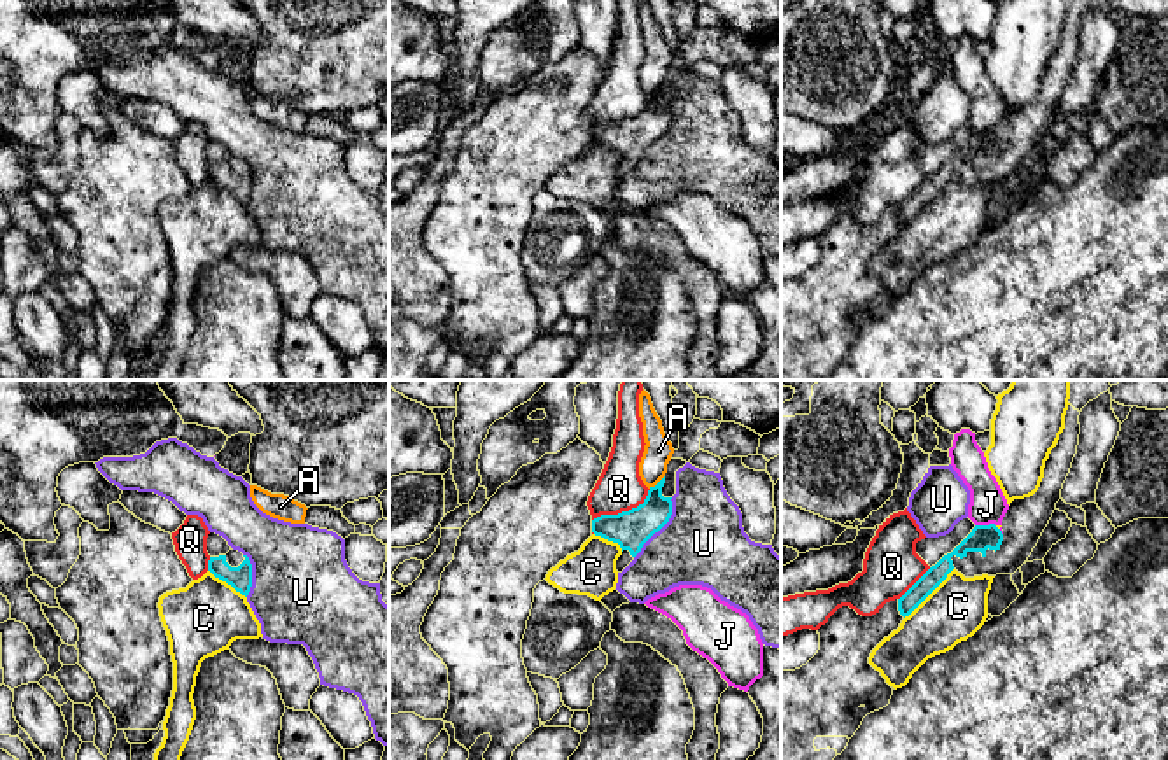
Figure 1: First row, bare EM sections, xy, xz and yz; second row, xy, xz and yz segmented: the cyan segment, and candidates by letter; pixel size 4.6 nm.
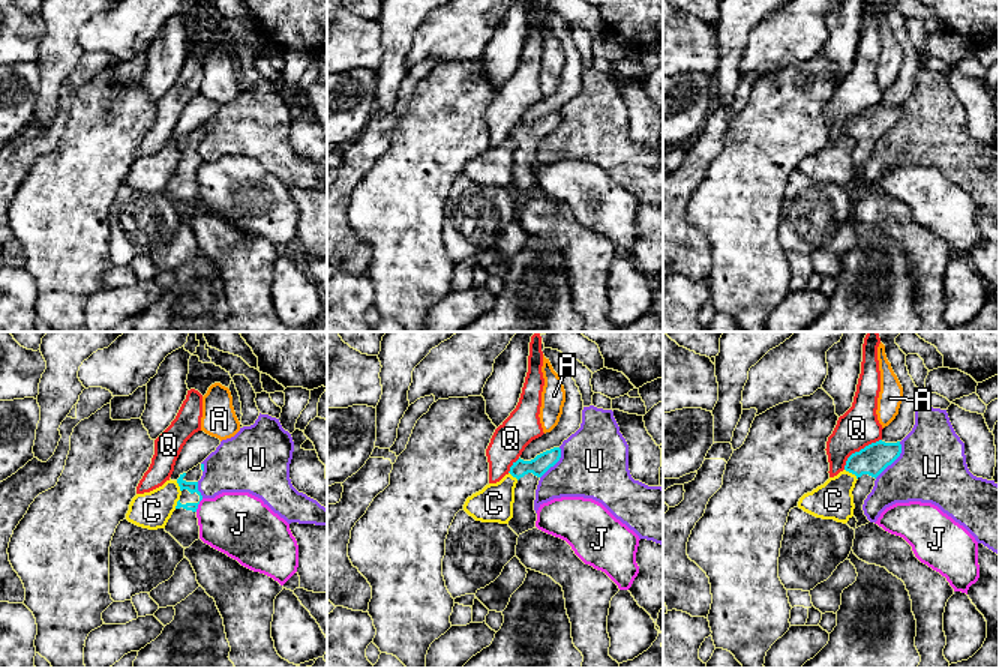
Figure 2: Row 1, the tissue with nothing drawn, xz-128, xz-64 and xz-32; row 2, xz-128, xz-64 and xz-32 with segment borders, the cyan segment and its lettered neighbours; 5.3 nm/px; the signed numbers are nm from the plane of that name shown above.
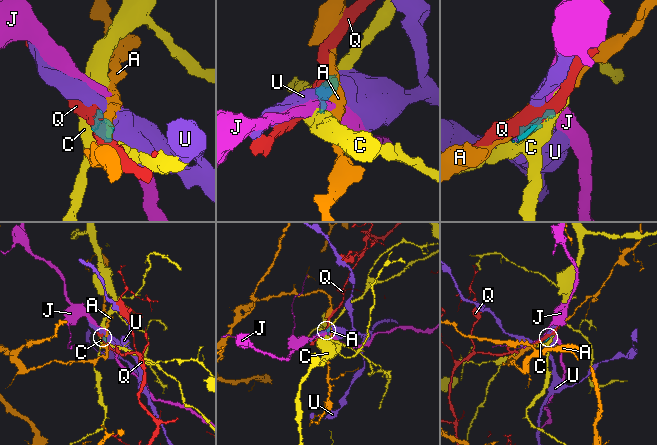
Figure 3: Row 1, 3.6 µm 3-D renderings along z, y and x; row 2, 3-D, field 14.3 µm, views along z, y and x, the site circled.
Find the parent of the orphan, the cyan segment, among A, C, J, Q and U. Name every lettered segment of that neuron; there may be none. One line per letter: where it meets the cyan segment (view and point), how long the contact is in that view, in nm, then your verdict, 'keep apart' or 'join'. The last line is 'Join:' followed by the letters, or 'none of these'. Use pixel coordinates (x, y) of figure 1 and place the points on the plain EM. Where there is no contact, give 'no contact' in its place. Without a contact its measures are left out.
A: xz (657, 91) | 100 nm | keep apart
C: yz (928, 202) | 340 nm | keep apart
J: yz (985, 133) | 100 nm | keep apart
Q: xz (624, 119) | 300 nm | keep apart
U: xz (661, 135) | 340 nm | keep apart
Join: none of these

